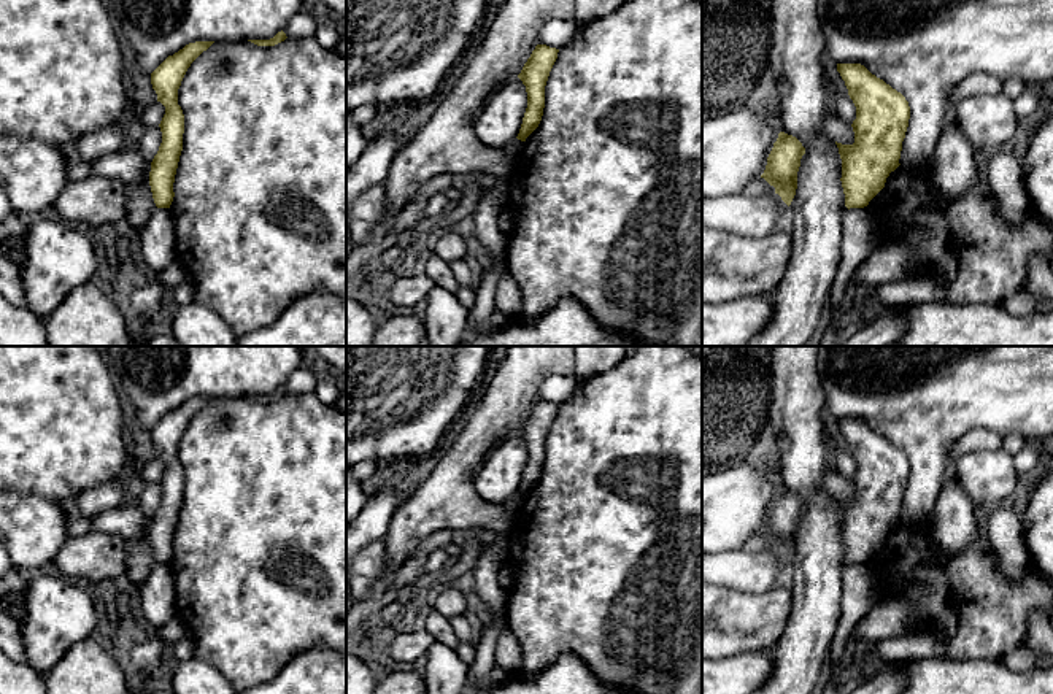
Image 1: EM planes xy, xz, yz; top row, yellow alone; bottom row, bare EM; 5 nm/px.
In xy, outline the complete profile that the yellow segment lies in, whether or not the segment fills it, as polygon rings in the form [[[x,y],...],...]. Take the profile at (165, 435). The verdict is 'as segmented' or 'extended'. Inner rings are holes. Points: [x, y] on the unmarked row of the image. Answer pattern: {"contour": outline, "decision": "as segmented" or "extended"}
{"contour": [[[195,397],[168,411],[152,429],[151,440],[157,457],[165,462],[159,480],[162,499],[151,518],[149,542],[157,564],[170,564],[173,538],[183,507],[184,470],[178,461],[178,445],[191,419],[214,397]]], "decision": "as segmented"}

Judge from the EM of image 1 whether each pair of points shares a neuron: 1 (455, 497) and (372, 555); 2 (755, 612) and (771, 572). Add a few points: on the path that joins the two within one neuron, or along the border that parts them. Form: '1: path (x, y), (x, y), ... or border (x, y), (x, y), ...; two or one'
1: border (383, 539), (381, 572), (374, 580); two
2: border (785, 578), (759, 593), (742, 593), (726, 588); two

